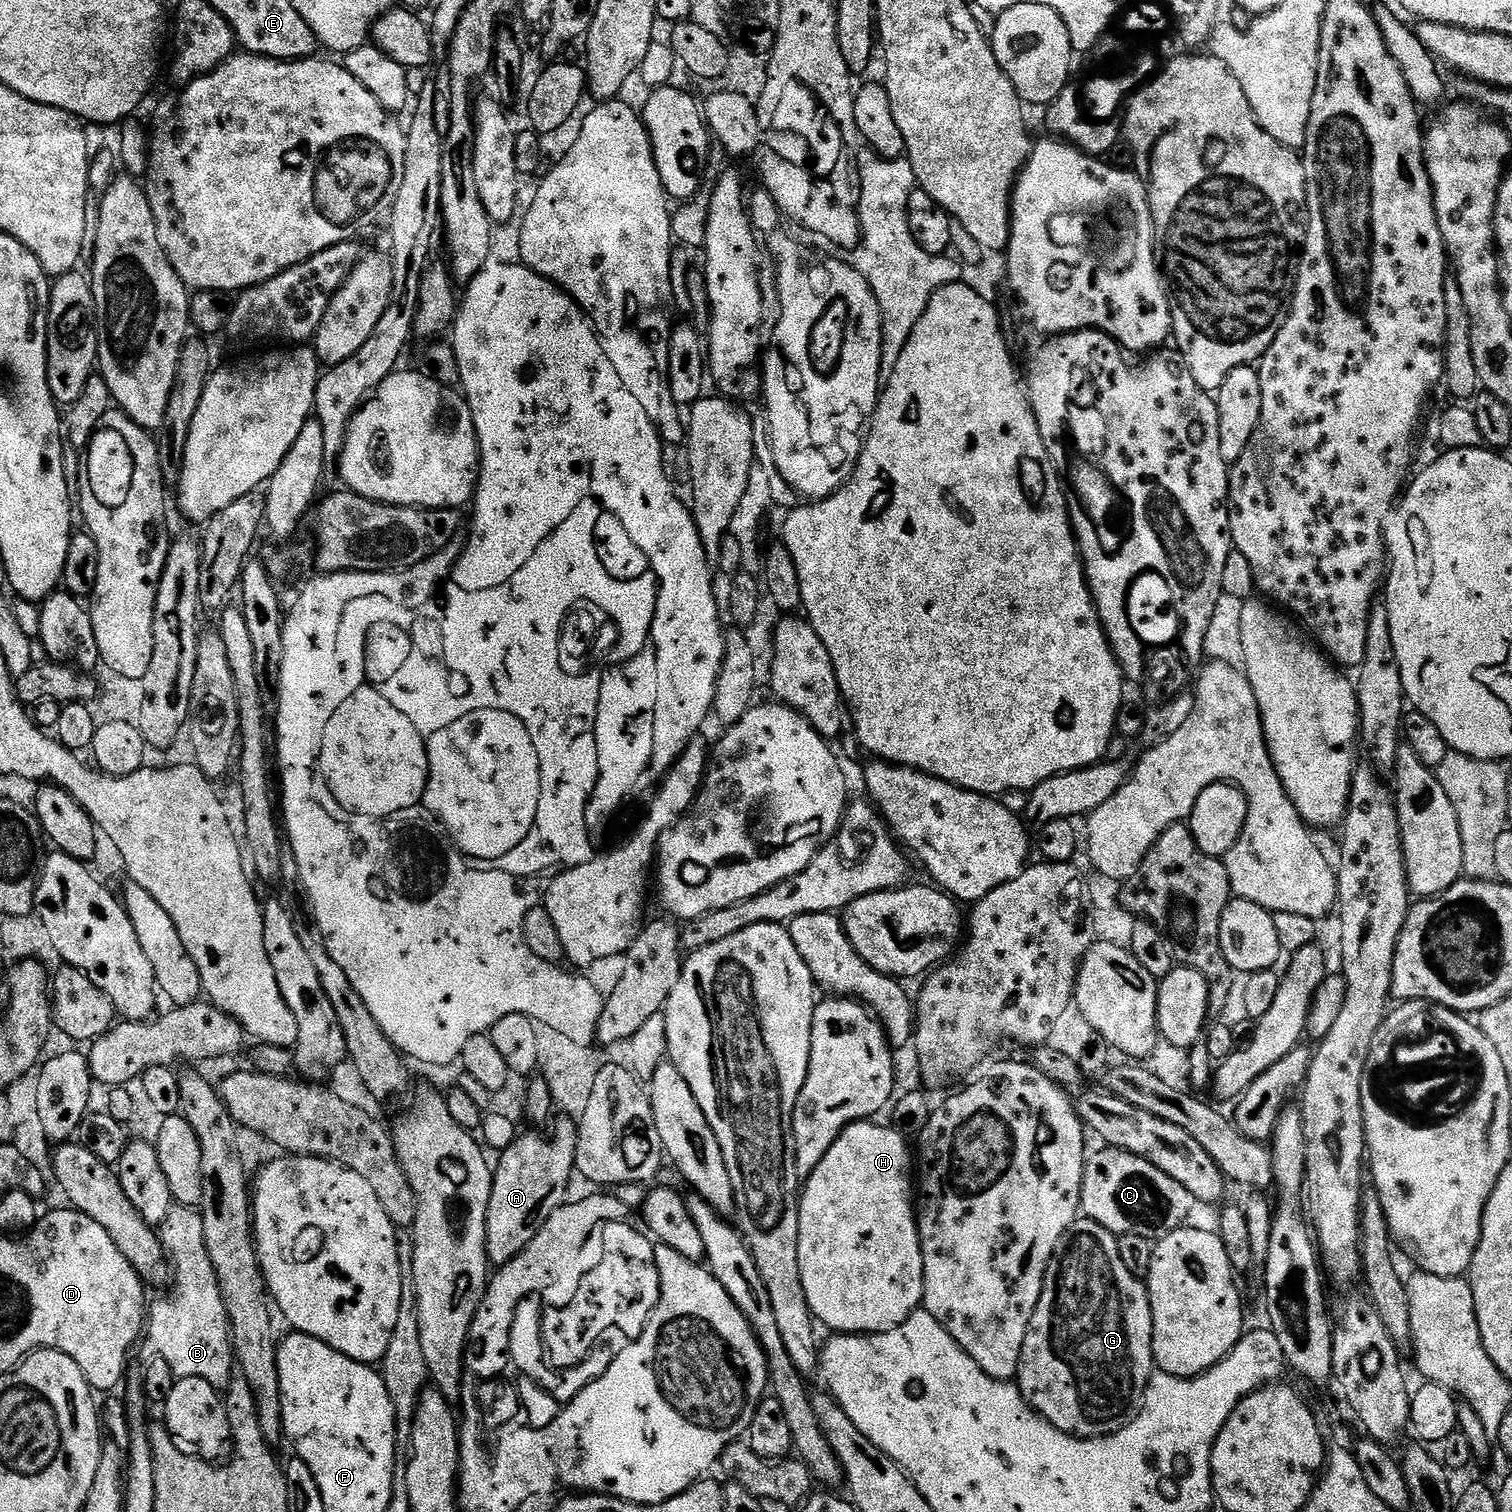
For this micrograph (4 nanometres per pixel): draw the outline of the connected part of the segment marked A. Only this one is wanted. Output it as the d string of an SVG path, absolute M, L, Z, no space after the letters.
M575 1119L560 1120L552 1132L552 1144L544 1140L532 1140L527 1144L520 1138L512 1147L499 1153L500 1161L494 1164L490 1206L486 1214L488 1259L493 1265L510 1262L530 1246L547 1219L565 1203L568 1183L576 1172L577 1131Z

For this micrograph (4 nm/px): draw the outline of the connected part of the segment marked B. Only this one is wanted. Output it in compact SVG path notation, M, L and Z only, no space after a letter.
M176 1204L166 1214L166 1218L158 1225L158 1235L164 1254L170 1265L170 1289L176 1296L168 1296L165 1300L151 1301L146 1312L146 1340L153 1344L156 1349L146 1348L143 1350L143 1359L150 1361L157 1355L169 1363L172 1373L177 1379L182 1377L202 1377L210 1382L217 1390L227 1389L234 1375L234 1349L230 1335L228 1311L224 1300L220 1296L220 1283L216 1278L214 1264L210 1262L210 1254L206 1250L206 1230L202 1230L202 1214L199 1207L188 1207Z

